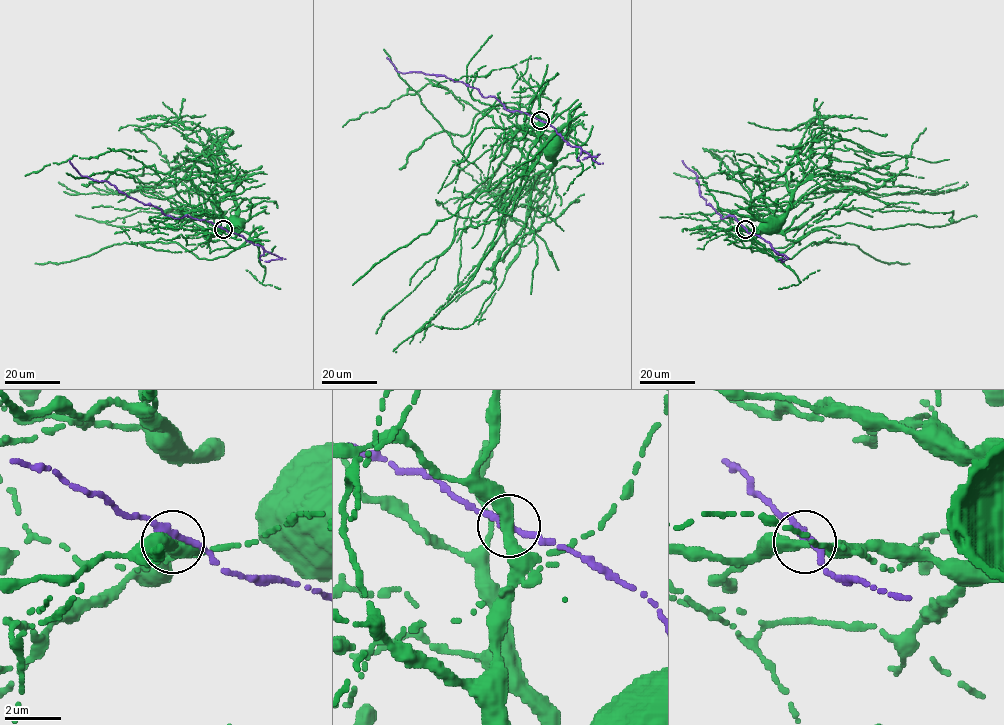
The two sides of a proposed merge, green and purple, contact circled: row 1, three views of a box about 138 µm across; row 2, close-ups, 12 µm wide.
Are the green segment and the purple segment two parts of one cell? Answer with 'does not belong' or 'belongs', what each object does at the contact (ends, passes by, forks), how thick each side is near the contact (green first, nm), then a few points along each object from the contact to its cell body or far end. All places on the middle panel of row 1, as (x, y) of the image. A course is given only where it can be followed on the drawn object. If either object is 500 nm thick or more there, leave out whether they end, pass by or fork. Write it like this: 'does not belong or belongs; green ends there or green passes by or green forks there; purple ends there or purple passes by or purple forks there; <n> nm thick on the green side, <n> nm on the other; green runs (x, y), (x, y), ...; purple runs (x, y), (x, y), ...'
does not belong; green passes by; purple passes by; 360 nm thick on the green side, 280 nm on the other; green runs (540, 120), (539, 140), (546, 144), (551, 139); purple runs (540, 120), (522, 112), (507, 110), (493, 96), (484, 97), (477, 89), (444, 75), (400, 72), (386, 57)

